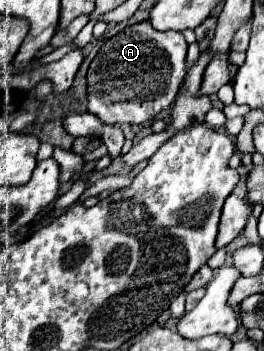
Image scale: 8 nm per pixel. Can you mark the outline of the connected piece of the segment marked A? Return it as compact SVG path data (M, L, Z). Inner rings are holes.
M149 20L137 22L123 32L109 38L97 56L93 58L89 72L87 72L87 90L89 90L89 106L87 110L95 114L103 124L115 124L115 122L129 122L129 124L141 124L153 120L159 112L167 110L171 102L175 100L179 86L187 74L187 42L181 32L169 30L159 32L151 26Z

